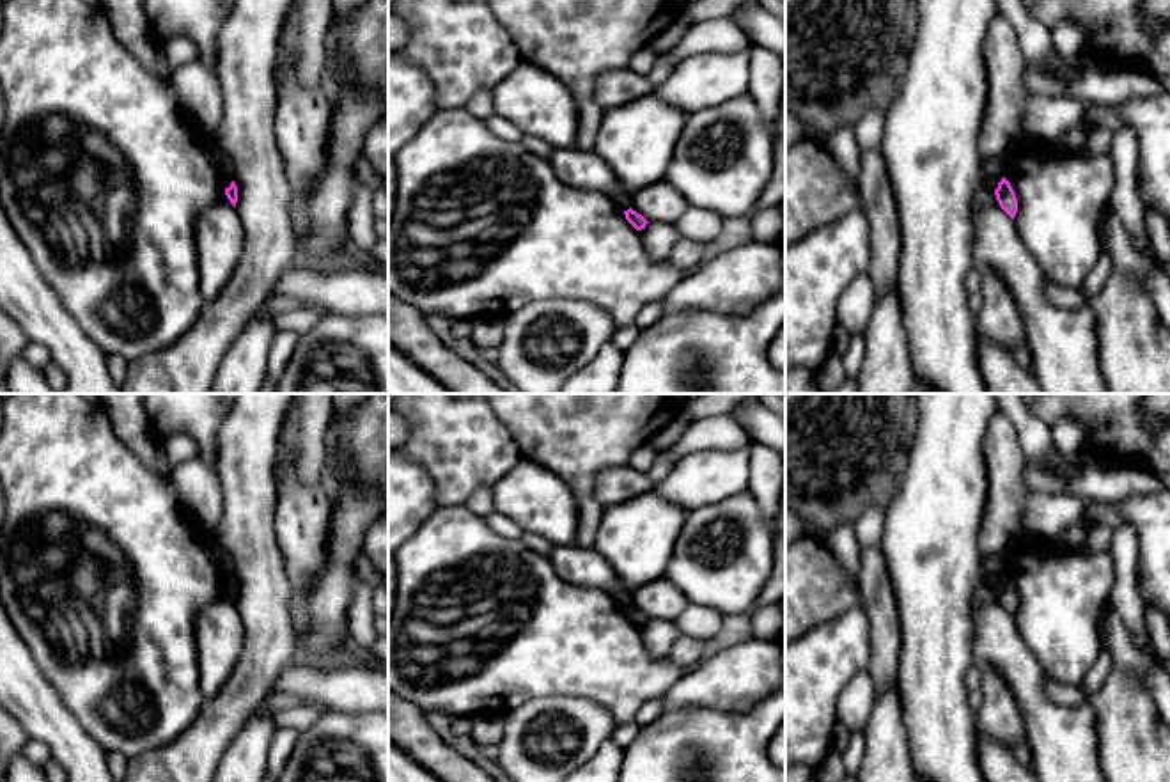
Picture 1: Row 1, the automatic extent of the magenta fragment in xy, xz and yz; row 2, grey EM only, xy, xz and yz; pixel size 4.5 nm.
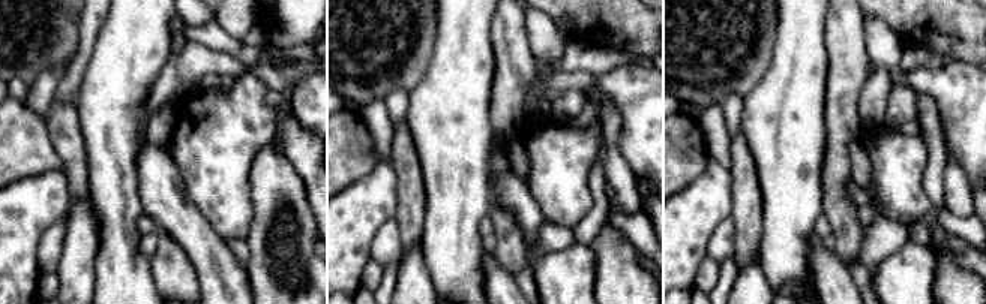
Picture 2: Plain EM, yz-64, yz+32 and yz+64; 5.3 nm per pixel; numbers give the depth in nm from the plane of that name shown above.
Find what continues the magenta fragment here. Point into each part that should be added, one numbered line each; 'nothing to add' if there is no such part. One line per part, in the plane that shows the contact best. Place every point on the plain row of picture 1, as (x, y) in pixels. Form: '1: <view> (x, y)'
nothing to add

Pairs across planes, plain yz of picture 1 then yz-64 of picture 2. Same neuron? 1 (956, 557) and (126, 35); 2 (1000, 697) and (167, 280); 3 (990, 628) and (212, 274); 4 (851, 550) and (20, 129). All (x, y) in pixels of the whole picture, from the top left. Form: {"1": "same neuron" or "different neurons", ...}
{"1": "same neuron", "2": "same neuron", "3": "same neuron", "4": "different neurons"}

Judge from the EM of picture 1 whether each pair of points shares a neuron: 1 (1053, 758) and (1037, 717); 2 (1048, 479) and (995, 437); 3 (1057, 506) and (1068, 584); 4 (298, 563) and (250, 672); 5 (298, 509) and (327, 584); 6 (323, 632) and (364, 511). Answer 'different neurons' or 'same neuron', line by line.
1: same neuron
2: different neurons
3: different neurons
4: different neurons
5: different neurons
6: same neuron

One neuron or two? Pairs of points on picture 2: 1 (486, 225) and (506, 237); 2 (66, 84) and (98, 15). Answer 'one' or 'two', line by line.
1: two
2: one

